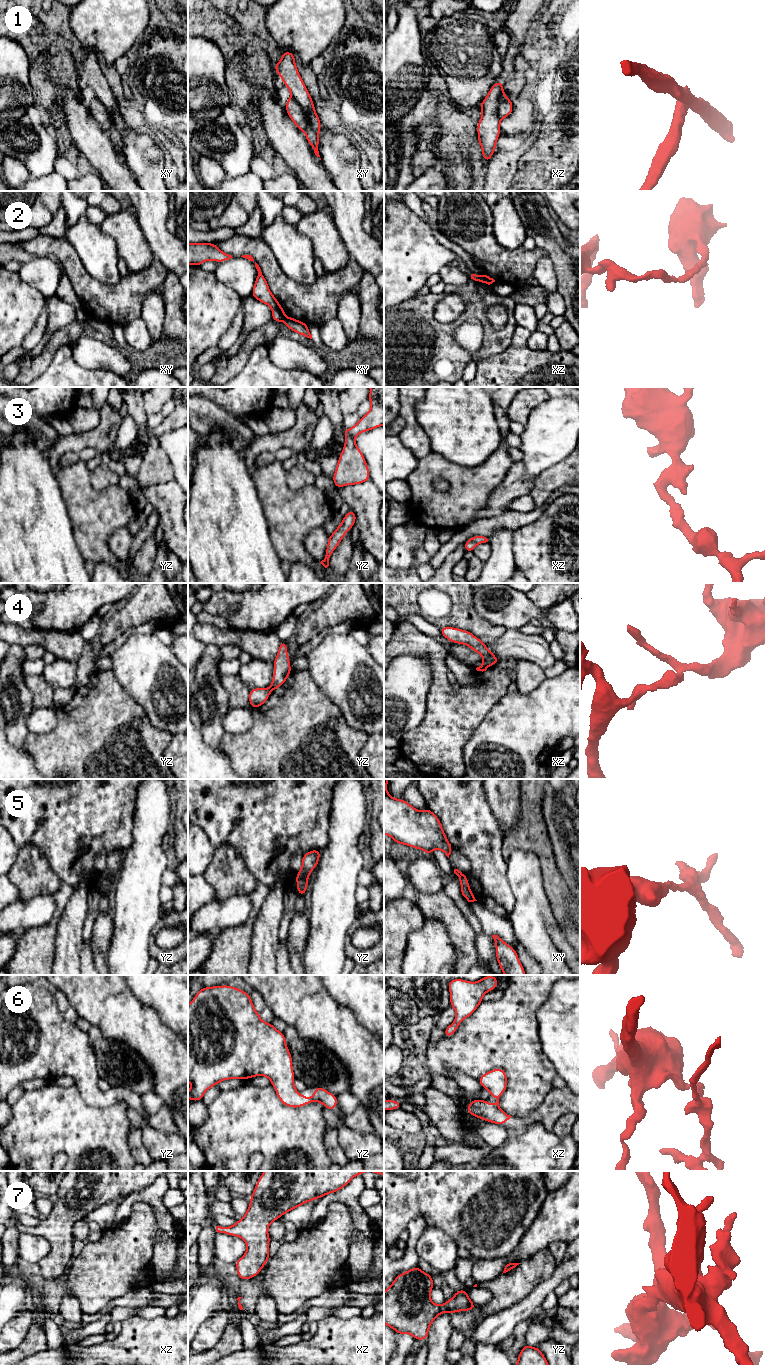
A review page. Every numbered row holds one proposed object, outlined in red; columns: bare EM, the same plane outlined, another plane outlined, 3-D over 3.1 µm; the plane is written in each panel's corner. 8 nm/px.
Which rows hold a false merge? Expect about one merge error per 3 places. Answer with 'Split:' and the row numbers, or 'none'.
Split: 1, 2, 4

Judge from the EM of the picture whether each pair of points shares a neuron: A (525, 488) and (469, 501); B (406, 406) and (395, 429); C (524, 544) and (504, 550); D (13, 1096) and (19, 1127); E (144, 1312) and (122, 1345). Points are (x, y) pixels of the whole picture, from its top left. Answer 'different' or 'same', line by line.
A: different
B: different
C: different
D: different
E: different

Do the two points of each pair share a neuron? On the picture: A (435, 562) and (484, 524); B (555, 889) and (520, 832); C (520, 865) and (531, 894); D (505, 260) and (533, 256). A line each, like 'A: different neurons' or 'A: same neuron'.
A: same neuron
B: same neuron
C: same neuron
D: same neuron

